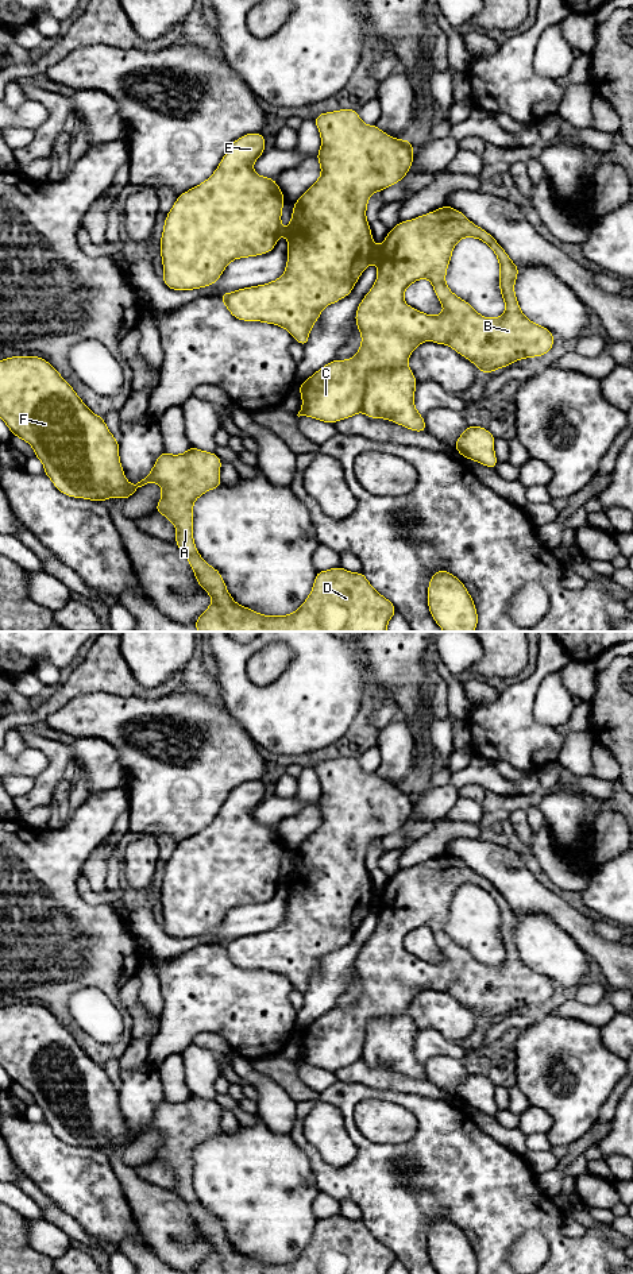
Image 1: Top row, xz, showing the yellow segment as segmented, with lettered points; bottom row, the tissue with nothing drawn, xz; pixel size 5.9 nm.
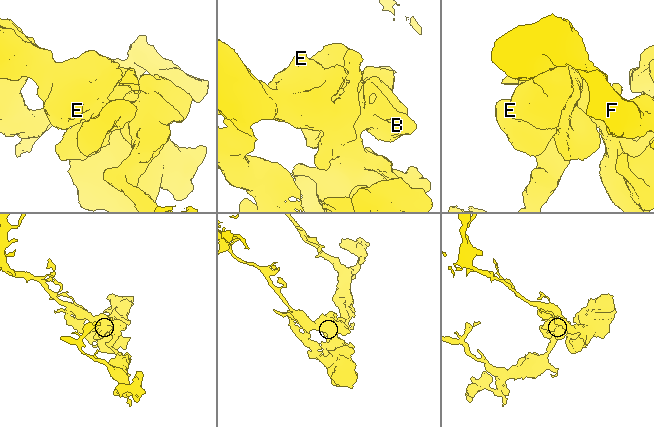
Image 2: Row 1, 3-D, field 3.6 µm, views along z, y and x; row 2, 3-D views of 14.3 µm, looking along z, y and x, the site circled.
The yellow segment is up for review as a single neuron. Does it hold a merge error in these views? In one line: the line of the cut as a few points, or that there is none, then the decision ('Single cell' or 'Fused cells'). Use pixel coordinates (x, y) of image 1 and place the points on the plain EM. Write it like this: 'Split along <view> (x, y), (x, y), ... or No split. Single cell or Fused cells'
Split along xz (405, 1011), (397, 1015), (374, 1016), (369, 1022), (361, 1057). Fused cells

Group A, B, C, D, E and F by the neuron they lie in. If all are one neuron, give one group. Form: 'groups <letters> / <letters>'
groups A D E F / B C

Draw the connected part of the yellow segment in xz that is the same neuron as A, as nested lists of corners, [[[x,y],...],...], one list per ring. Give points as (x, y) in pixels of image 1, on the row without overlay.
[[[39,1004],[0,1008],[0,1066],[13,1084],[34,1096],[35,1104],[45,1113],[45,1123],[65,1143],[100,1150],[111,1144],[124,1148],[150,1130],[162,1135],[162,1146],[154,1159],[174,1171],[174,1192],[186,1202],[201,1236],[212,1244],[212,1252],[197,1266],[194,1274],[387,1274],[397,1261],[395,1254],[374,1238],[363,1220],[355,1221],[341,1215],[319,1219],[312,1240],[292,1262],[262,1263],[236,1251],[220,1220],[200,1204],[193,1188],[193,1150],[208,1138],[223,1132],[221,1107],[215,1100],[209,1101],[192,1093],[182,1103],[163,1099],[151,1120],[136,1132],[130,1132],[119,1107],[119,1089],[107,1076],[104,1066],[92,1061],[59,1020]]]

